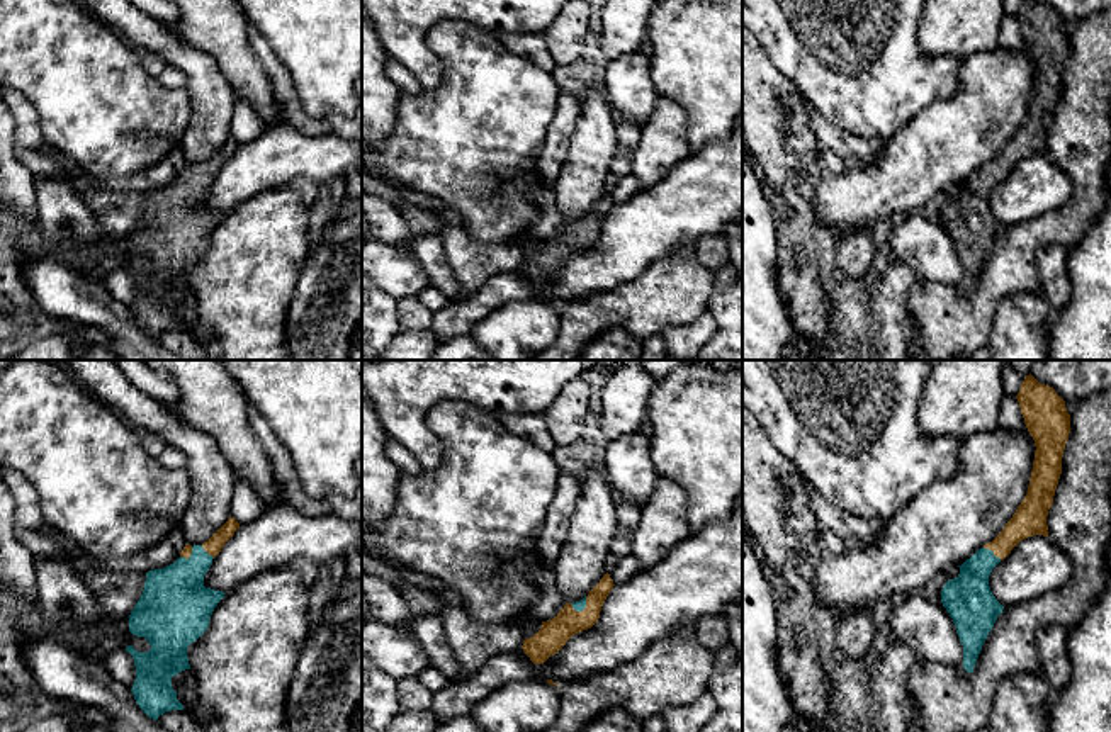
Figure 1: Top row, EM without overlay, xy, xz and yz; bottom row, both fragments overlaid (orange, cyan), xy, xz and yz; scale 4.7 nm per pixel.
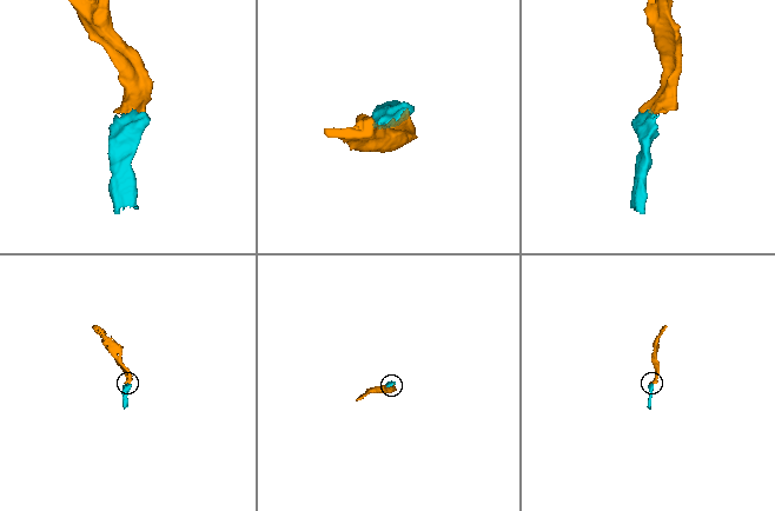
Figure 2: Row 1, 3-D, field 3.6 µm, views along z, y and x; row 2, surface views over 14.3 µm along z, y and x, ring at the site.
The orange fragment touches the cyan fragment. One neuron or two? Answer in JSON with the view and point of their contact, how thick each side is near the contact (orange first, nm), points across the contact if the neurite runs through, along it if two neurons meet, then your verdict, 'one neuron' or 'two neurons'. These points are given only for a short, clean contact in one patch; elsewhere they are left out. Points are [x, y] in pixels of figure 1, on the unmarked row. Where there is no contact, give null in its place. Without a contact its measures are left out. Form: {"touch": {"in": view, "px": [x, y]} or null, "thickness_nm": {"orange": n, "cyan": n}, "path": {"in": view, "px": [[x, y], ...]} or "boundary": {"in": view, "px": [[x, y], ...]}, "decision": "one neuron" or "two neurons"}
{"touch": {"in": "yz", "px": [992, 170]}, "thickness_nm": {"orange": 160, "cyan": 220}, "path": {"in": "yz", "px": [[1030, 138], [992, 170], [974, 192], [969, 216]]}, "decision": "one neuron"}

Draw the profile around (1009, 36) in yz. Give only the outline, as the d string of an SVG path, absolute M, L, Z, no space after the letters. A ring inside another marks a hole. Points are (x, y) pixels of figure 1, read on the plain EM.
M1004 15L1001 19L1001 34L999 34L999 42L1004 48L1011 48L1016 51L1021 51L1026 48L1024 37L1021 34L1021 27L1016 17L1012 15Z

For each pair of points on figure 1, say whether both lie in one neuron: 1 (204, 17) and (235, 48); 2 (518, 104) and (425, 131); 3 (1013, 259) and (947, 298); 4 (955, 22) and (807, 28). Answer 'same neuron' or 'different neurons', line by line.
1: same neuron
2: same neuron
3: same neuron
4: different neurons

